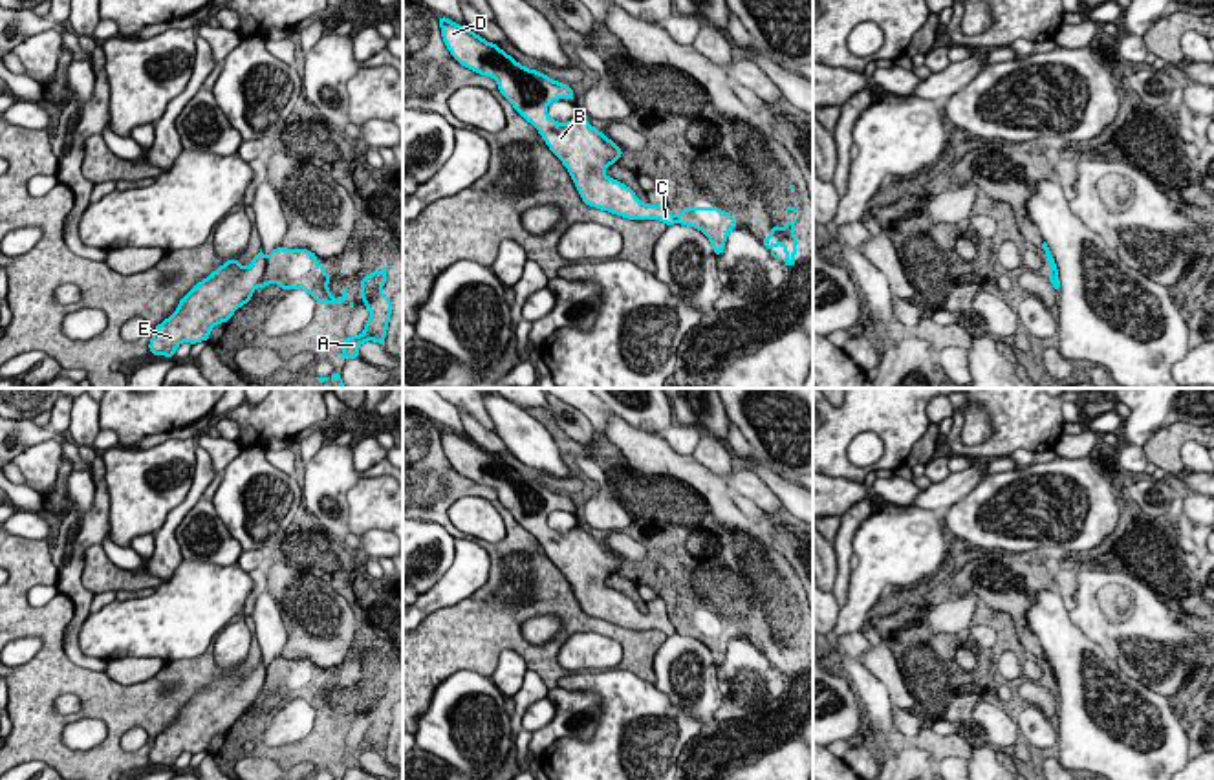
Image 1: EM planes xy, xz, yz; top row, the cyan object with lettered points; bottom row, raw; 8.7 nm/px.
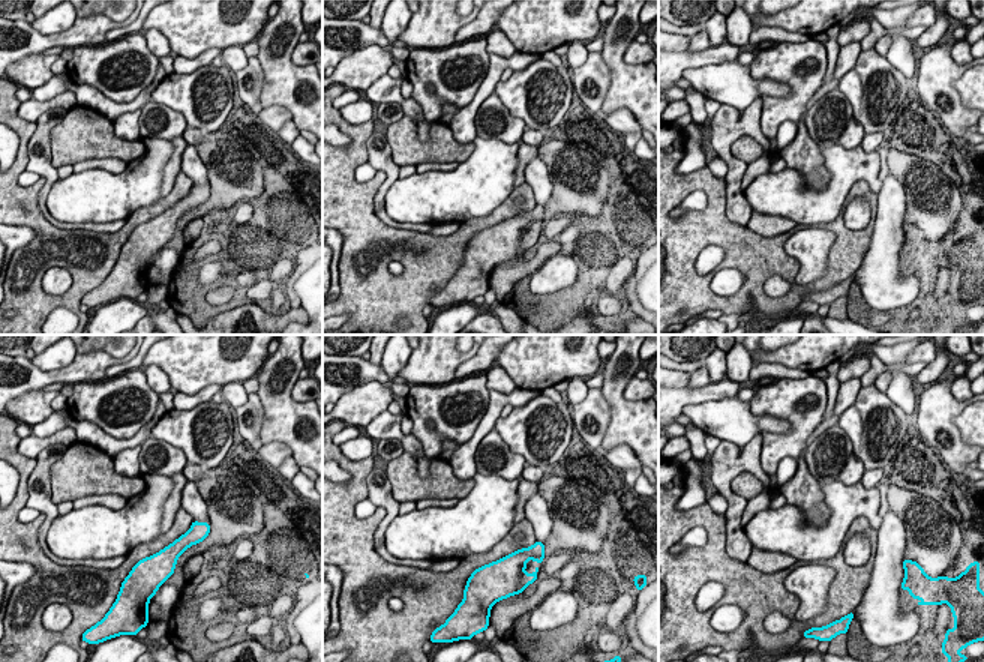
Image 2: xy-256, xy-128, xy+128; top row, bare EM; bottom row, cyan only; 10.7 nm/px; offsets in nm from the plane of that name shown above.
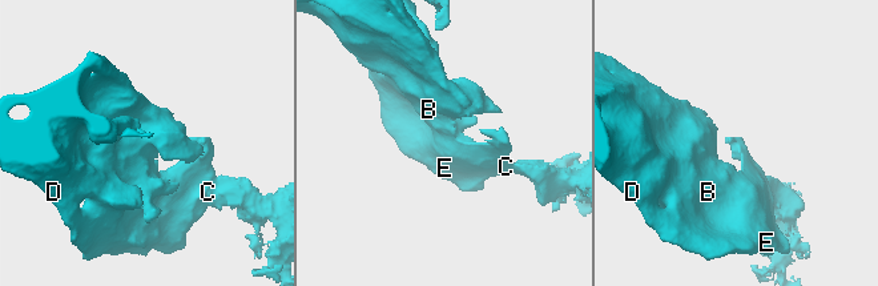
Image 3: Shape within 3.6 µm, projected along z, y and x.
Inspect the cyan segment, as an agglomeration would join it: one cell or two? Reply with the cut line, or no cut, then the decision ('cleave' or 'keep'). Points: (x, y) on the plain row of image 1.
cut in xy along (266, 669), (266, 680), (257, 696); cleave

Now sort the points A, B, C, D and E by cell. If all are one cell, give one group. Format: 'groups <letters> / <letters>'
groups A / B C D E

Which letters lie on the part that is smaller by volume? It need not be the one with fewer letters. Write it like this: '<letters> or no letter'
A

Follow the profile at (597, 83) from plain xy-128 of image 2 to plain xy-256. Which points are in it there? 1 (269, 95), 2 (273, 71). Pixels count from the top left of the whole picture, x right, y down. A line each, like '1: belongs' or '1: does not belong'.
1: does not belong
2: does not belong

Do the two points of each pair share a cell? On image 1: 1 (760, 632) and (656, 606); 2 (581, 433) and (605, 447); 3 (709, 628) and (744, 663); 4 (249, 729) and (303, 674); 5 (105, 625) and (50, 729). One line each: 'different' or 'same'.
1: different
2: different
3: different
4: same
5: different

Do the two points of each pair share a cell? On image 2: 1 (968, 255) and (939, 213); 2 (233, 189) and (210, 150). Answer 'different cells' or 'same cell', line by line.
1: different cells
2: same cell

